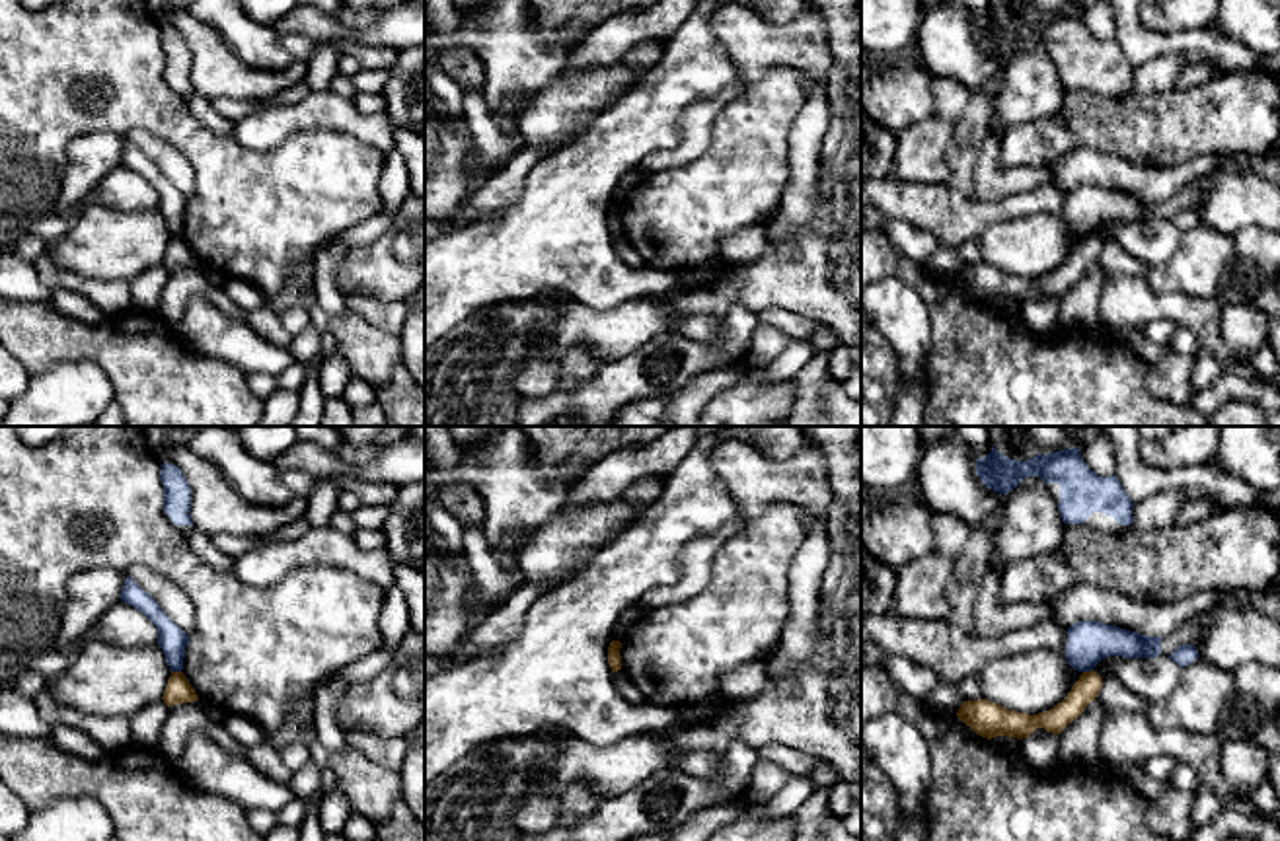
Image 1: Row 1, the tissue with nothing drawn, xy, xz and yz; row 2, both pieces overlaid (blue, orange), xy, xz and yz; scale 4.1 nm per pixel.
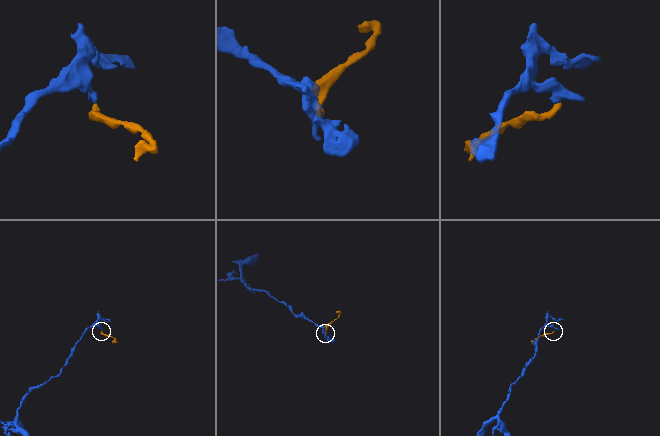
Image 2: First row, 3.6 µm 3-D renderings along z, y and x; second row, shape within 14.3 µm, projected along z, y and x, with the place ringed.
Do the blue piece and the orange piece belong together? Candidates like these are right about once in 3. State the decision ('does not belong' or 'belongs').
does not belong

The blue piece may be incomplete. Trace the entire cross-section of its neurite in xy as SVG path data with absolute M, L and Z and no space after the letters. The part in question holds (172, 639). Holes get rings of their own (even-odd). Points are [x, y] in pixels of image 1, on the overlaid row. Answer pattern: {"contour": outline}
{"contour": "M127 576L121 602L136 607L144 613L158 629L158 646L166 654L166 662L171 672L183 670L185 646L189 644L189 635L177 627L166 611L158 605L158 602L144 592L131 576Z"}

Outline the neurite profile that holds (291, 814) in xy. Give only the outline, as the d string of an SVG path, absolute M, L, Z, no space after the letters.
M294 798L292 802L279 806L275 812L281 825L300 827L306 816L306 802Z

